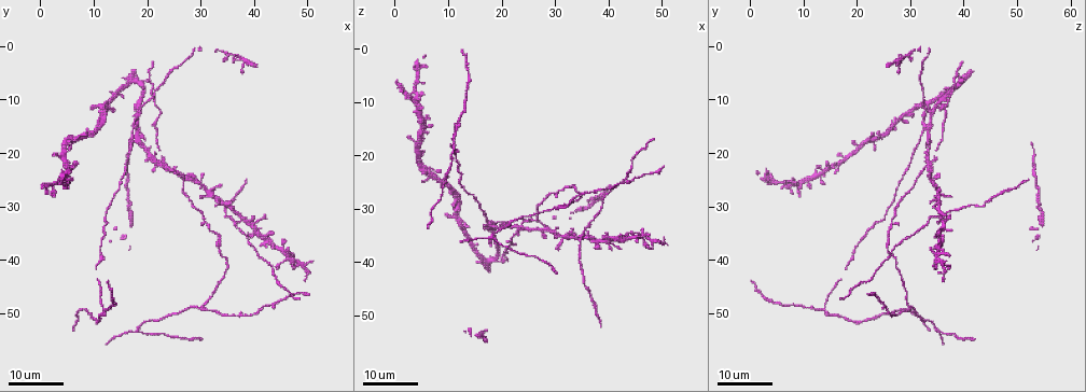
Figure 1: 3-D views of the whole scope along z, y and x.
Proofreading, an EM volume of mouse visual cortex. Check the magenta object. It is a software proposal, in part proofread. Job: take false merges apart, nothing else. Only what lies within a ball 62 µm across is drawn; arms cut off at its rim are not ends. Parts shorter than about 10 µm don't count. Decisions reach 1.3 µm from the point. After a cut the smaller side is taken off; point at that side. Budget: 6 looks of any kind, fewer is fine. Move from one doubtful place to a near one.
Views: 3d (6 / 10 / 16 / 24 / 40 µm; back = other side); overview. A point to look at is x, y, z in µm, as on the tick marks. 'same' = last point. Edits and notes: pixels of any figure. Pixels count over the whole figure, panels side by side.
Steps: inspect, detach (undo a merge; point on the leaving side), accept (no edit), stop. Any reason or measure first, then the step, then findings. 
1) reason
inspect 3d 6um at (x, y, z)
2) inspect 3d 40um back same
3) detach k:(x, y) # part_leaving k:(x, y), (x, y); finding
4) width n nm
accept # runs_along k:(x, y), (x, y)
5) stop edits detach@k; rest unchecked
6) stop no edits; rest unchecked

three-way junction
inspect 3d 24um at (35.5, 32.0, 35.0)

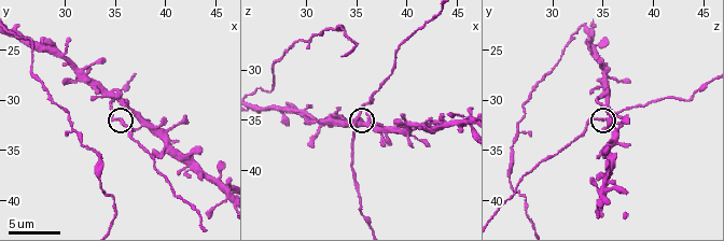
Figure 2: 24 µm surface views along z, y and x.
inspect 3d 10um at (34.8, 31.8, 34.8)

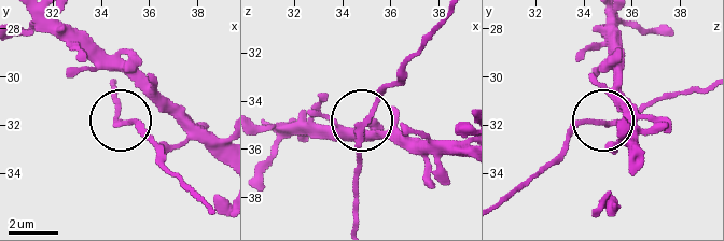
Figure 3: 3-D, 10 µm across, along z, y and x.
arms 3
accept # continuous, no second neuron

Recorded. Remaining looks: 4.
branch point
inspect 3d 16um at (23.5, 22.5, 33.0)

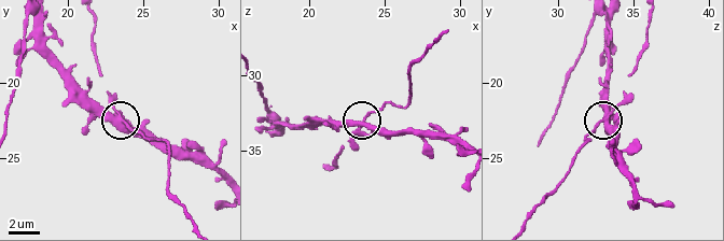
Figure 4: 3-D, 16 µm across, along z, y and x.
inspect 3d 6um at (23.6, 22.6, 33.0)

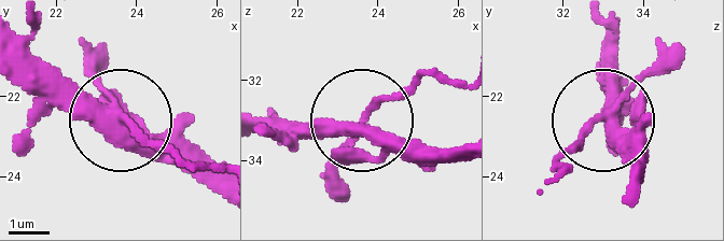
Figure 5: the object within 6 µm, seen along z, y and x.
width 350 nm
accept # all the same neuron

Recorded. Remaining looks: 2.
three-way junction
inspect 3d 24um at (30.5, 49.0, 29.5)

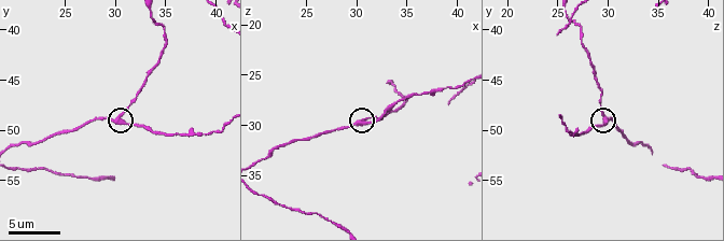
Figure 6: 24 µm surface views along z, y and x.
inspect 3d 6um at (30.6, 49.2, 29.6)

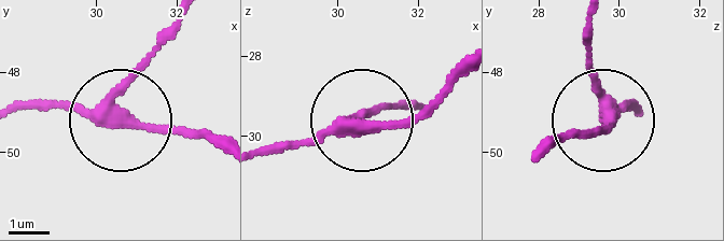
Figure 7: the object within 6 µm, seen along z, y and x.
accept # runs_along 7:(178, 26), (120, 108), (151, 128), (209, 128); one neuron here

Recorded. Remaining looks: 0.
stop no edits; rest unchecked

